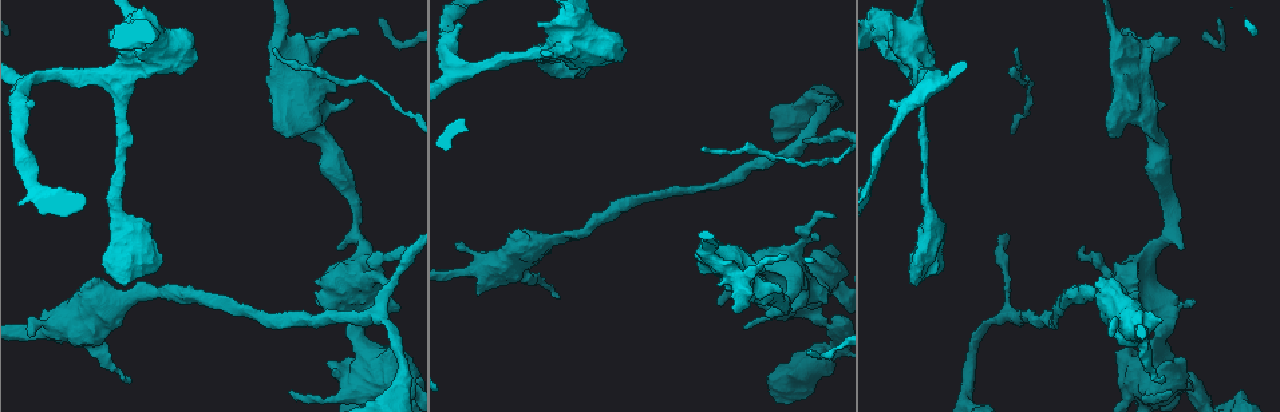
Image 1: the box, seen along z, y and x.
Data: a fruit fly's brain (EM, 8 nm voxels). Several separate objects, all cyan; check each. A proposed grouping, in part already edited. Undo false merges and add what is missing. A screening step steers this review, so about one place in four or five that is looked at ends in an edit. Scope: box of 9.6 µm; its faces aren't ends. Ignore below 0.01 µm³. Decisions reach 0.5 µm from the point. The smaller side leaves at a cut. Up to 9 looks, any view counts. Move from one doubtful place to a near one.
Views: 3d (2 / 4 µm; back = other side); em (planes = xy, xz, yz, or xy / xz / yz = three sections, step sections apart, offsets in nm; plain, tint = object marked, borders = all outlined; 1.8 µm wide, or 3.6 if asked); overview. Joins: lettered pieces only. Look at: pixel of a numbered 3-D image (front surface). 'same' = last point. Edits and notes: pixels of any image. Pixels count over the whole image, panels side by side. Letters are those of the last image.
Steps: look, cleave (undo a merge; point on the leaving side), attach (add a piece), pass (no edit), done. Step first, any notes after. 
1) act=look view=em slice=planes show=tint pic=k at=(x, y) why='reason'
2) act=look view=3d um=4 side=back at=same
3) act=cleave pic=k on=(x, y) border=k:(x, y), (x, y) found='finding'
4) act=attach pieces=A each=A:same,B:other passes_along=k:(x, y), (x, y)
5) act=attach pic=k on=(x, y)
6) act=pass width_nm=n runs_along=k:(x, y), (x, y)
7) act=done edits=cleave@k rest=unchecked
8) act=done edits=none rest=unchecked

act=look view=em slice=planes show=tint pic=1 at=(359, 34) why='branch stops here'

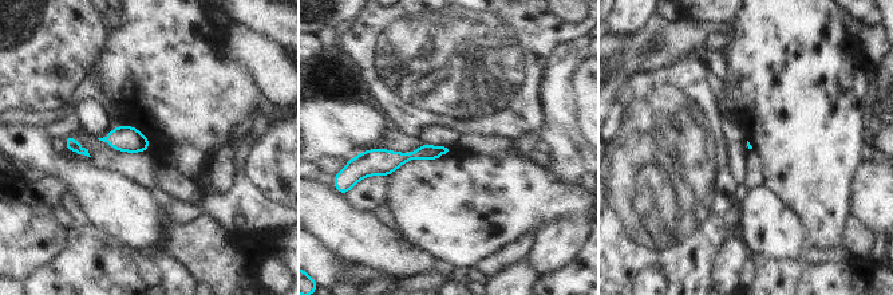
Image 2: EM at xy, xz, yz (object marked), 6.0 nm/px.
act=look view=em slice=planes show=borders at=same

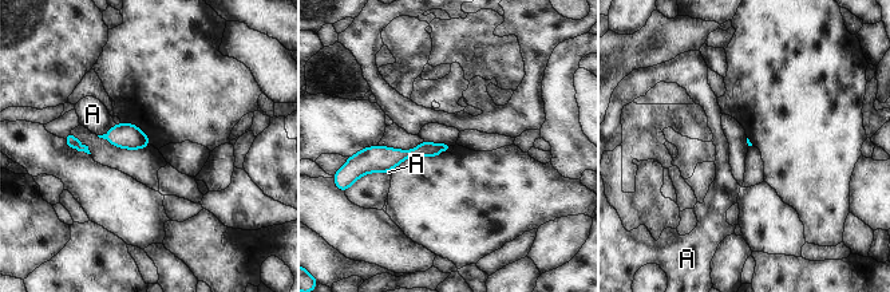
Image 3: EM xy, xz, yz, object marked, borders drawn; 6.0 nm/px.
act=pass each=A:other runs_along=3:(442, 148), (406, 154), (368, 153) found='none of them fits'

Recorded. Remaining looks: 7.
act=look view=3d um=2 pic=1 at=(109, 34) why='stops while still wide'

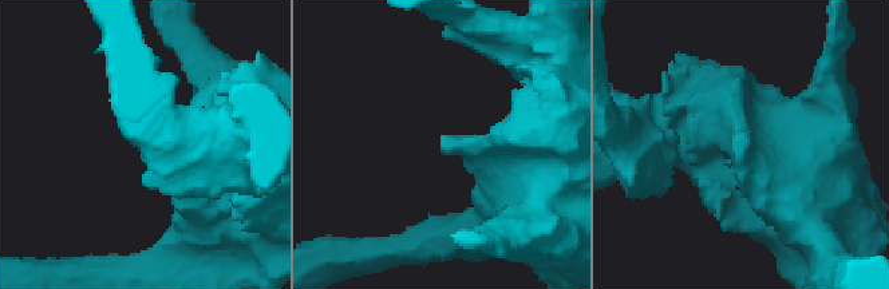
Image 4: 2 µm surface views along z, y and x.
act=look view=em slice=planes show=borders pic=4 at=(440, 141)

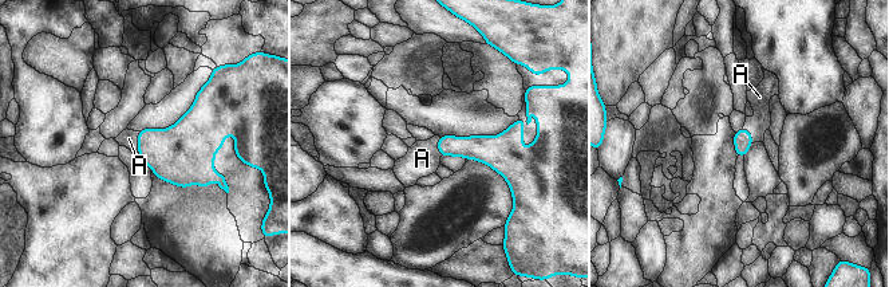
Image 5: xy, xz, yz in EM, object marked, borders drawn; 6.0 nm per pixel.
act=attach pieces=A longest_contact=A:130nm each=A:same found='the cell continues'

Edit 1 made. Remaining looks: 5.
act=look view=overview

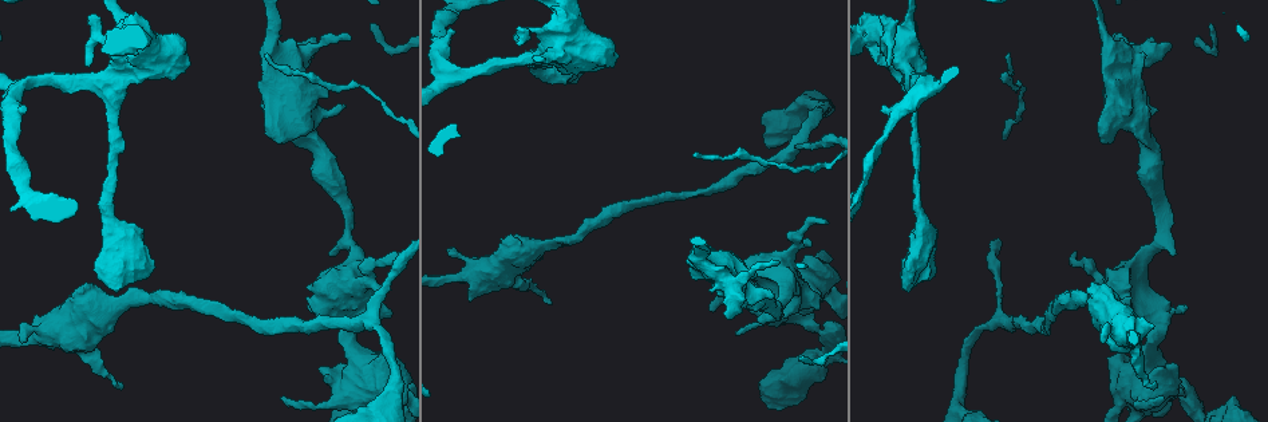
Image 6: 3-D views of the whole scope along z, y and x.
act=look view=3d um=4 side=back pic=6 at=(334, 312) why='thick end'

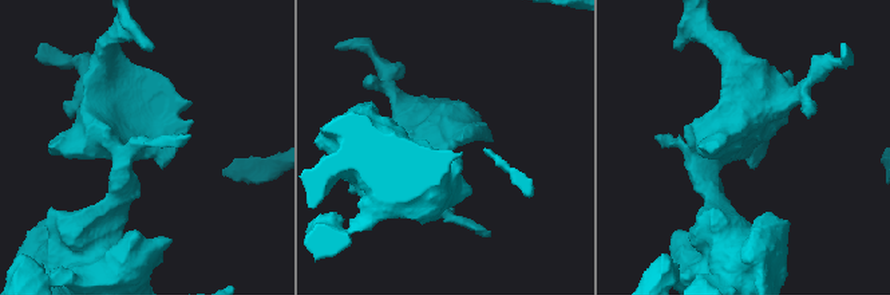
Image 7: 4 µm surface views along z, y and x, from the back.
act=look view=em slice=planes show=borders pic=7 at=(756, 144) why='need the tissue'

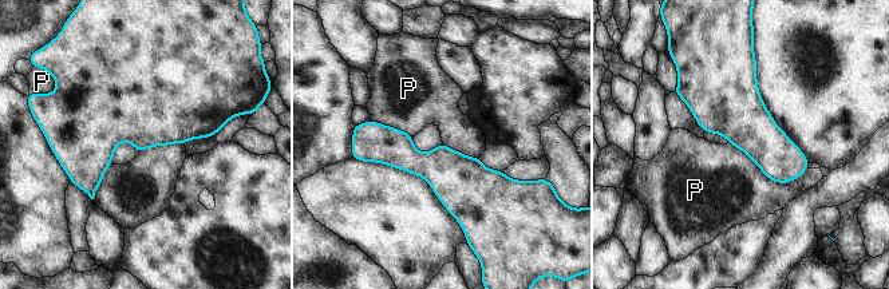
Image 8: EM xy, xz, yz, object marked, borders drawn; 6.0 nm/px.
act=pass each=P:other runs_along=8:(362, 141), (462, 183), (513, 183) found='none of them fits'

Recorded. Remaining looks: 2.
act=done edits=attach@5 rest=unchecked

